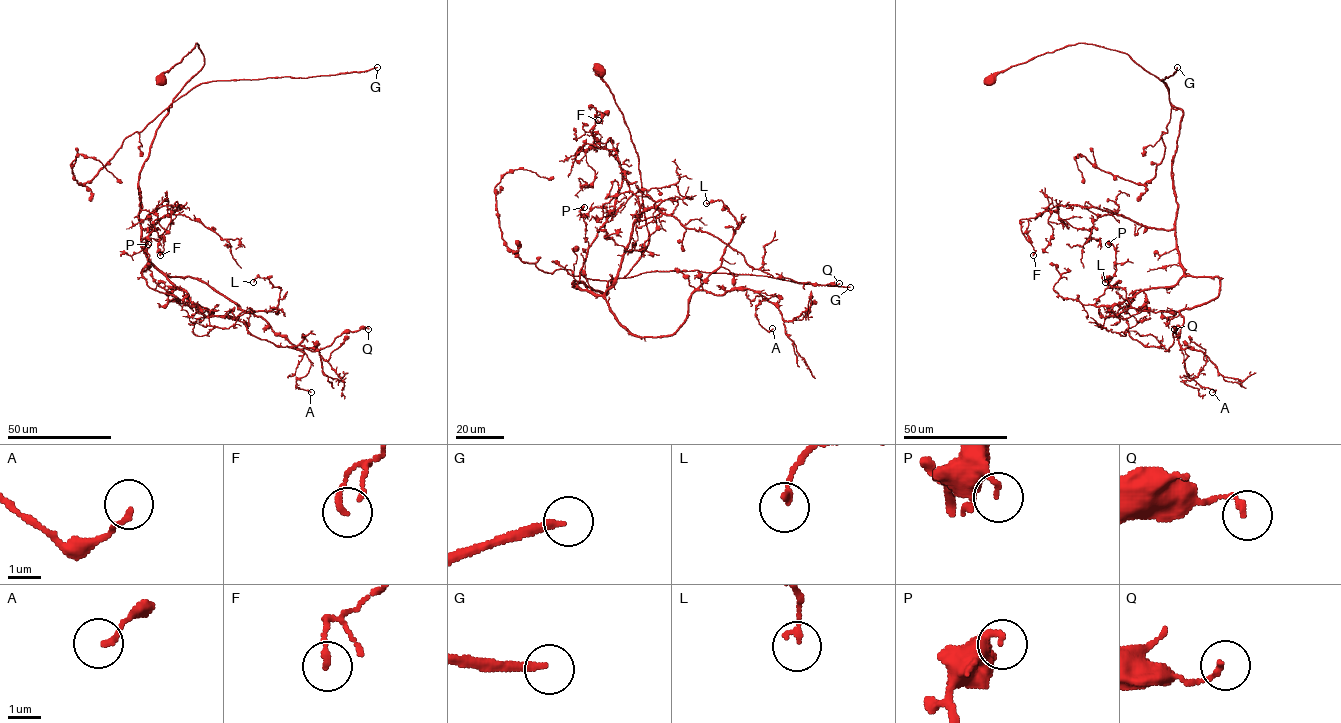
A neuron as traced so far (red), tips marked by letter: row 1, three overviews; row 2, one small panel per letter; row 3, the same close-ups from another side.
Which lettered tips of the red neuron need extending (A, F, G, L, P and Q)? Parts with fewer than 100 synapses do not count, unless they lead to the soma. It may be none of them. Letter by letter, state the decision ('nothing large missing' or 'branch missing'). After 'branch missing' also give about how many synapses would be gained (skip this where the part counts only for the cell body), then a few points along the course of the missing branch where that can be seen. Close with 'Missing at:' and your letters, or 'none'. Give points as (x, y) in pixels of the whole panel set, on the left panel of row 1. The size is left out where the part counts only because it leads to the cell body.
A: nothing large missing
F: nothing large missing
G: branch missing; 120 synapses
L: nothing large missing
P: nothing large missing
Q: nothing large missing
Missing at: G

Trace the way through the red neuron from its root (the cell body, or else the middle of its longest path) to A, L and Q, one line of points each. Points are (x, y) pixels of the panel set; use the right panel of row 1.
A: (990, 80), (1085, 43), (1168, 87), (1183, 112), (1179, 262), (1220, 279), (1180, 311), (1179, 343), (1212, 392)
L: (990, 80), (1092, 44), (1126, 53), (1182, 110), (1175, 246), (1219, 294), (1154, 313), (1105, 282)
Q: (990, 80), (1085, 43), (1168, 87), (1183, 112), (1183, 276), (1108, 317), (1169, 351), (1174, 329)

